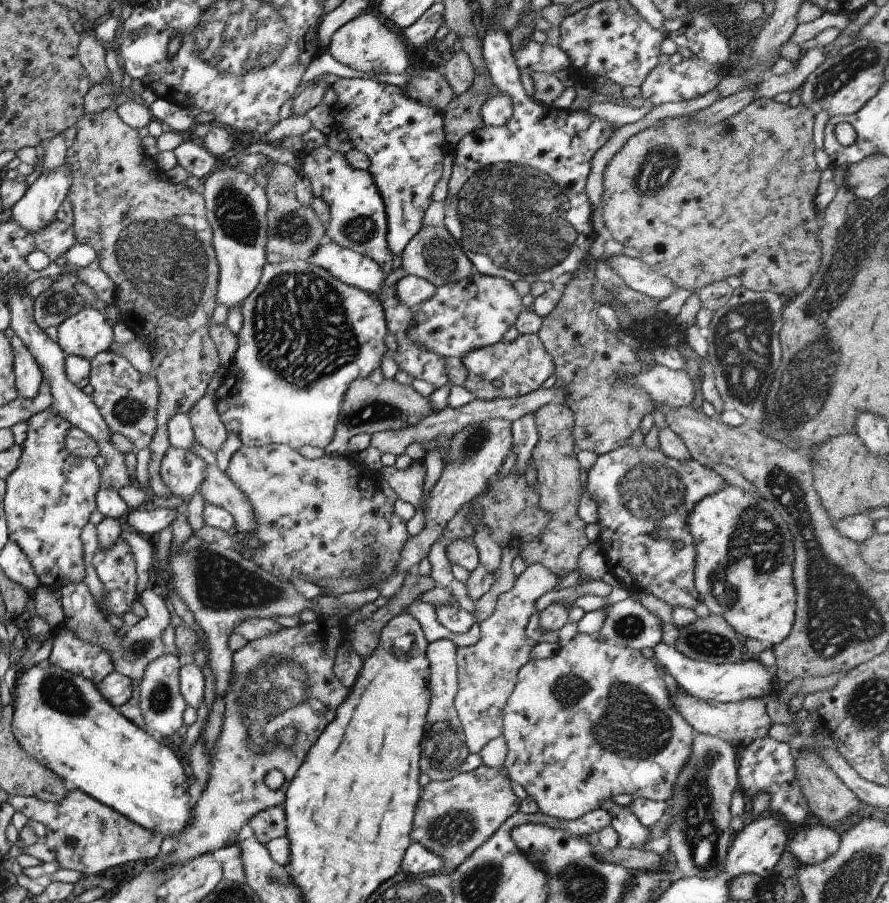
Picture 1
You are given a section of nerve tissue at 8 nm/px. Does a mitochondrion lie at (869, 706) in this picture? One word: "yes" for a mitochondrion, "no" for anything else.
yes

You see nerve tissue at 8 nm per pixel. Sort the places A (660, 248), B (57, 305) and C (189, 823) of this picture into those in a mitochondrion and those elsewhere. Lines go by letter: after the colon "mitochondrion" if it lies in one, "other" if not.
A: other
B: mitochondrion
C: other

